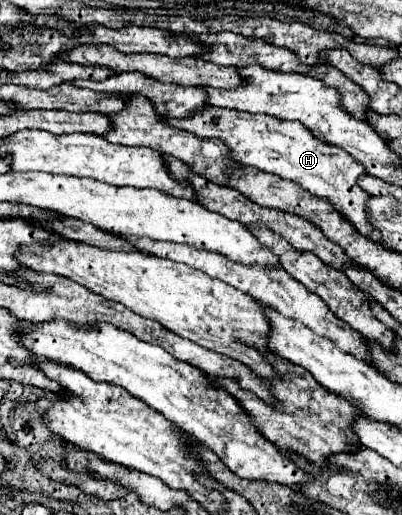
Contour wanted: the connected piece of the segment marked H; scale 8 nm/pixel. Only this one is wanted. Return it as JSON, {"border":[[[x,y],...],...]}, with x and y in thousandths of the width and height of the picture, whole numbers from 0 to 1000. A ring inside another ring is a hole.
{"border":[[[515,208],[465,231],[415,231],[415,239],[475,254],[490,266],[540,266],[560,274],[575,289],[575,301],[600,320],[624,320],[659,336],[694,340],[699,348],[729,351],[789,383],[818,386],[828,402],[853,414],[888,441],[888,449],[898,449],[898,456],[928,468],[948,464],[913,425],[913,386],[923,379],[893,363],[893,348],[913,340],[908,324],[898,324],[898,317],[888,317],[863,293],[848,293],[848,285],[779,270],[779,258],[759,254],[754,239],[699,235],[669,223],[619,223],[604,216],[545,208]]]}

